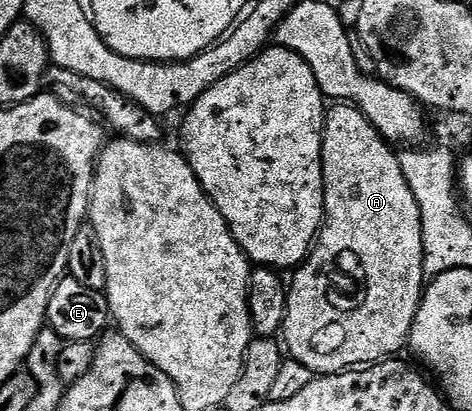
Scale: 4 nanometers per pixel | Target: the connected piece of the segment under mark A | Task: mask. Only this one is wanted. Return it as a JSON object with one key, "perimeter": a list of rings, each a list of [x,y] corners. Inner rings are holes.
{"perimeter":[[[335,103],[326,110],[323,123],[323,223],[319,227],[319,236],[311,252],[308,253],[306,261],[294,270],[292,277],[295,278],[289,281],[287,310],[281,337],[285,342],[286,352],[294,360],[305,363],[305,367],[309,367],[316,375],[341,373],[356,367],[374,365],[380,361],[394,358],[398,354],[395,352],[402,345],[404,348],[408,344],[413,319],[419,310],[419,301],[423,298],[425,288],[421,215],[417,207],[417,199],[413,199],[413,191],[409,191],[409,183],[405,183],[405,175],[401,175],[401,163],[396,150],[375,130],[373,123],[369,123],[369,119],[365,119],[361,110],[356,109],[350,103]]]}

